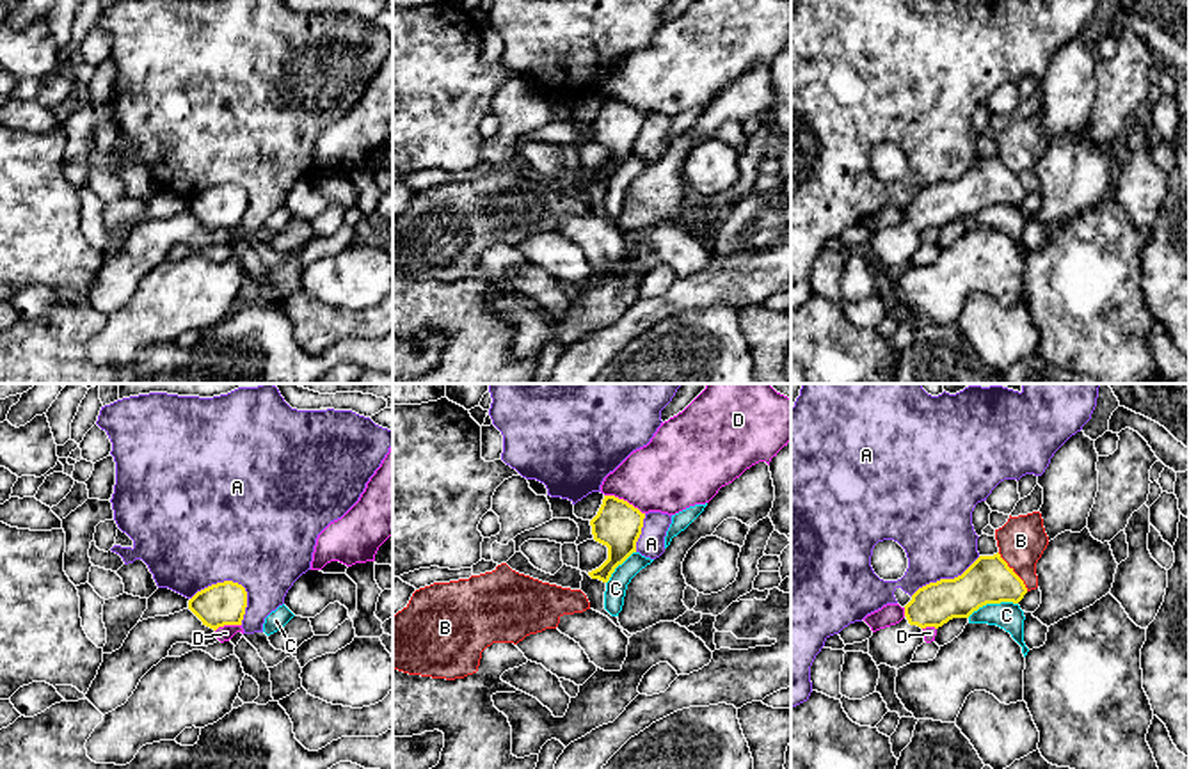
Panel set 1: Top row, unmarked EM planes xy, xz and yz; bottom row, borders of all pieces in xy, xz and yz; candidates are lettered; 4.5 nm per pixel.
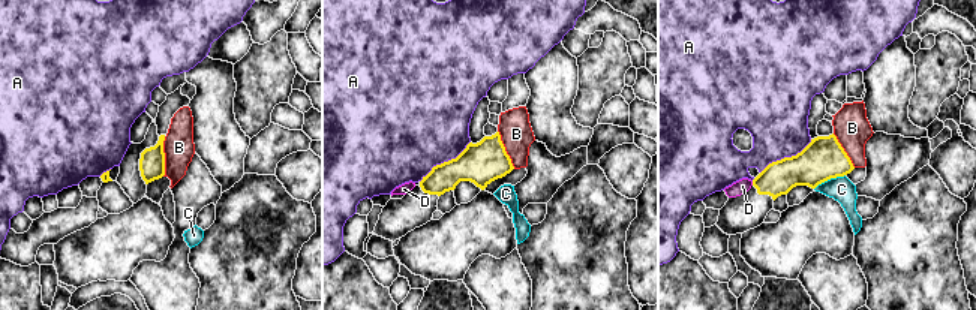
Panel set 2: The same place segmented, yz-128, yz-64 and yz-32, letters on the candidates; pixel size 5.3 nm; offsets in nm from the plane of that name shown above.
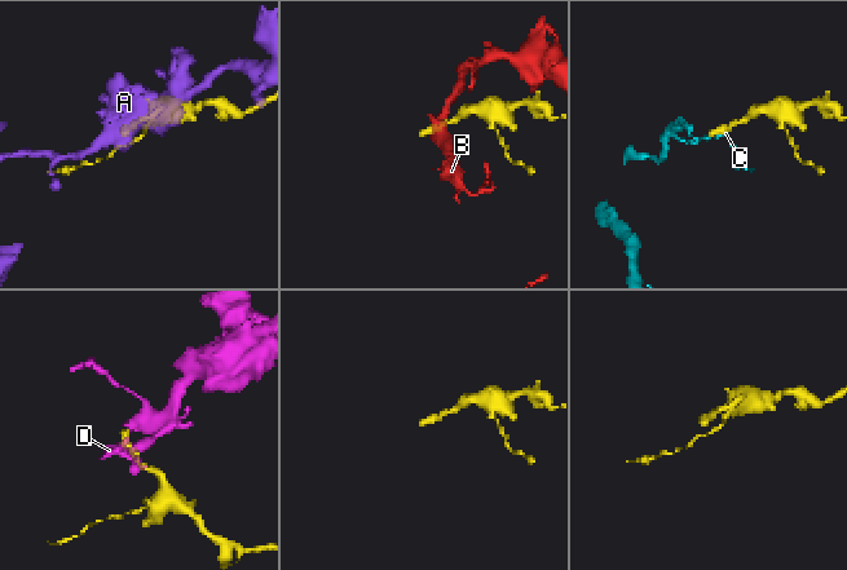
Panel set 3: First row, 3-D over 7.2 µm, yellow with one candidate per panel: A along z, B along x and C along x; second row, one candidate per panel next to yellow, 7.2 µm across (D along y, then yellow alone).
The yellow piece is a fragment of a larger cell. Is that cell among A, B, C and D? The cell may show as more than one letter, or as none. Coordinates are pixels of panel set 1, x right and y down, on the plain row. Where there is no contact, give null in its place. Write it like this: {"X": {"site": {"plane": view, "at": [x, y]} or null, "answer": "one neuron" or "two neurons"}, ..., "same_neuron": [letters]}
{"A": {"site": {"plane": "xy", "at": [219, 185]}, "answer": "two neurons"}, "B": {"site": {"plane": "yz", "at": [1013, 174]}, "answer": "two neurons"}, "C": {"site": {"plane": "yz", "at": [992, 205]}, "answer": "two neurons"}, "D": {"site": {"plane": "xz", "at": [622, 102]}, "answer": "two neurons"}, "same_neuron": []}

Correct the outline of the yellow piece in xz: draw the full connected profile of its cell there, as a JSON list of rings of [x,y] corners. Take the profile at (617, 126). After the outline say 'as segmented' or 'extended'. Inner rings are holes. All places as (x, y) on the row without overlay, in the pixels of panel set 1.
[[[604,98],[597,117],[590,123],[594,142],[608,149],[608,162],[588,174],[592,181],[608,185],[618,167],[633,155],[642,137],[645,115],[615,98]]]; as segmented

